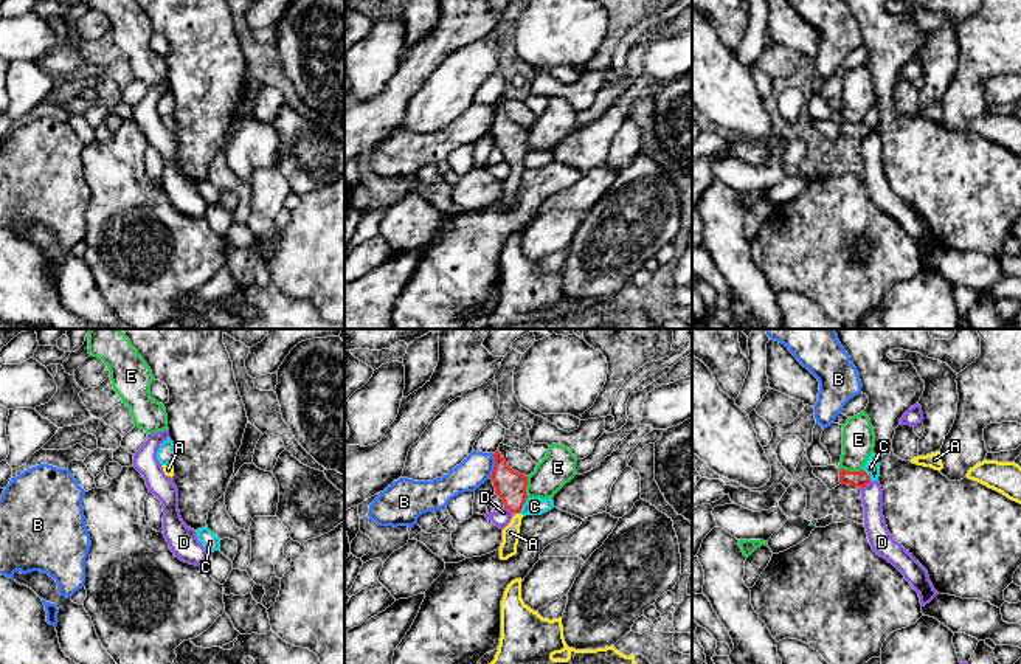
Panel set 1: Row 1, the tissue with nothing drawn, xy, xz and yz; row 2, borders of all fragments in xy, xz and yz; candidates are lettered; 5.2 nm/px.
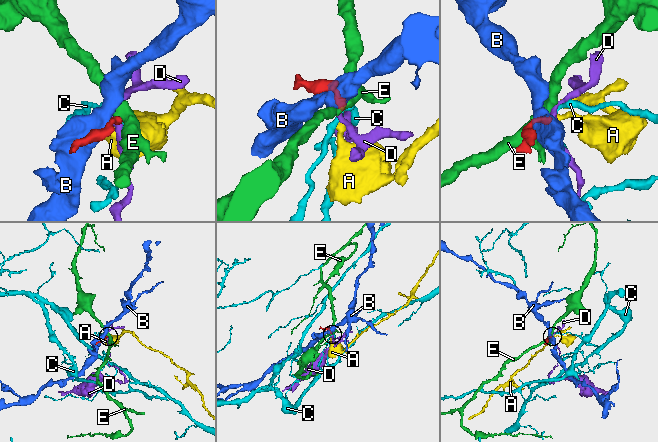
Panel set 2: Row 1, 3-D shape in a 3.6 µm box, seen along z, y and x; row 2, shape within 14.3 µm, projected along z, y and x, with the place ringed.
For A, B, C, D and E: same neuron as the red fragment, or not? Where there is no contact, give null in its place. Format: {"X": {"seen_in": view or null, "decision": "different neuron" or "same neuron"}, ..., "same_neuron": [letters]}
{"A": {"seen_in": "xz", "decision": "same neuron"}, "B": {"seen_in": "xz", "decision": "different neuron"}, "C": {"seen_in": "xz", "decision": "different neuron"}, "D": {"seen_in": "yz", "decision": "different neuron"}, "E": {"seen_in": "yz", "decision": "different neuron"}, "same_neuron": ["A"]}

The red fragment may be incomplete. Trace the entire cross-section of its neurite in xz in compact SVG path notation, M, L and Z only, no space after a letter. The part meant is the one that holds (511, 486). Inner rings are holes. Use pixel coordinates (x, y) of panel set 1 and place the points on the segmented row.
M498 450L493 453L493 458L495 467L490 479L493 482L495 493L503 500L504 507L514 514L510 523L503 529L503 543L500 546L500 559L507 560L517 554L523 518L520 512L528 500L528 476L512 470Z

